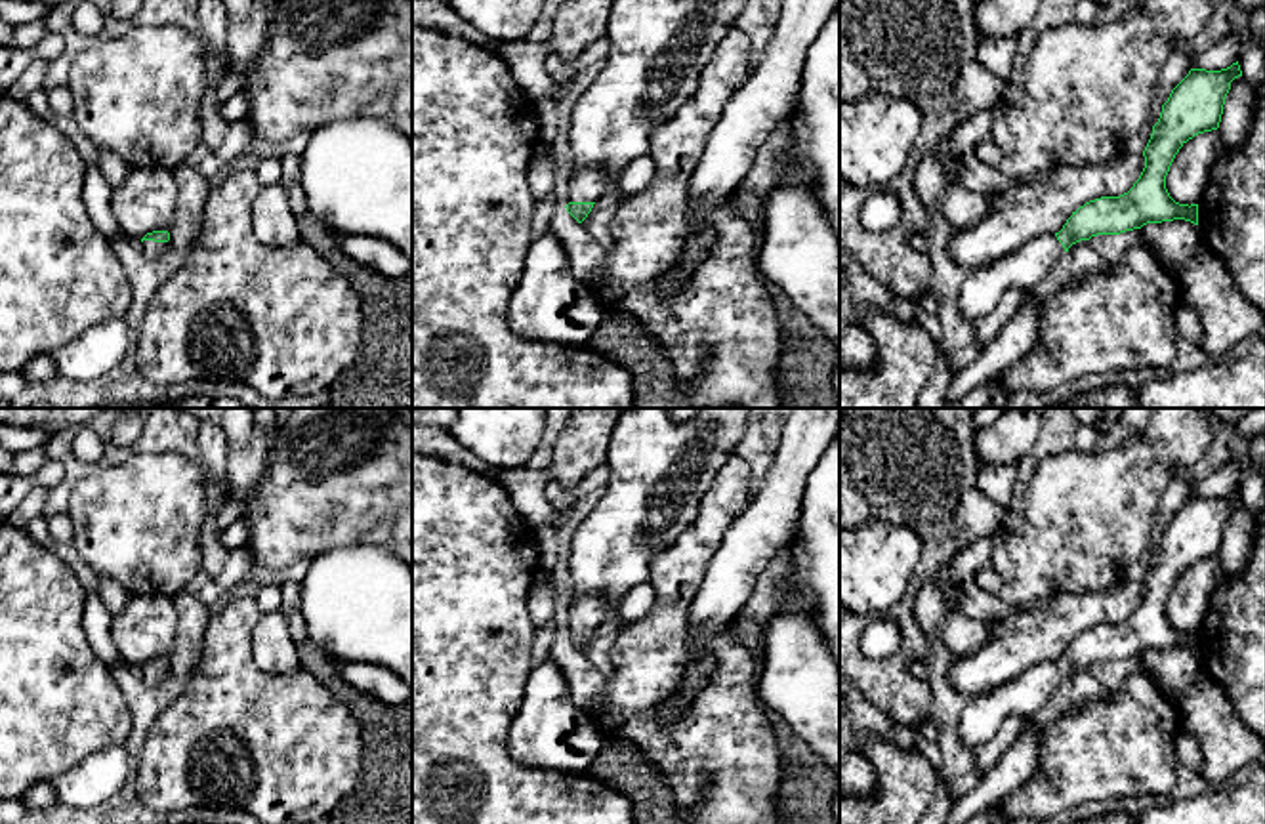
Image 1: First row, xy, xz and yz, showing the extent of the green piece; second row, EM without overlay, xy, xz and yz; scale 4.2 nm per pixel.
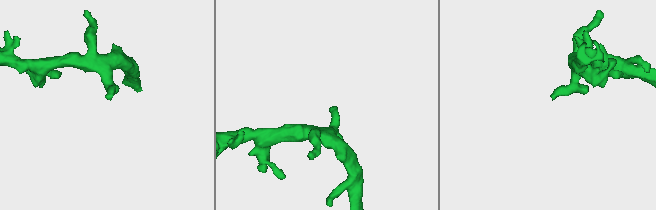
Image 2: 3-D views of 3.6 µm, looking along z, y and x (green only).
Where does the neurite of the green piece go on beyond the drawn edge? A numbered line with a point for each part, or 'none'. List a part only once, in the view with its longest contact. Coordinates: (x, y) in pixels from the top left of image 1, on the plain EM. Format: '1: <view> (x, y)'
1: xy (151, 676)

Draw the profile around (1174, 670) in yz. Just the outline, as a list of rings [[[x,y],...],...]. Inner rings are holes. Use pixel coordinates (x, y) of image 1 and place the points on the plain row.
[[[1185,647],[1147,650],[1139,666],[1173,702],[1181,702],[1202,673],[1198,652]]]

